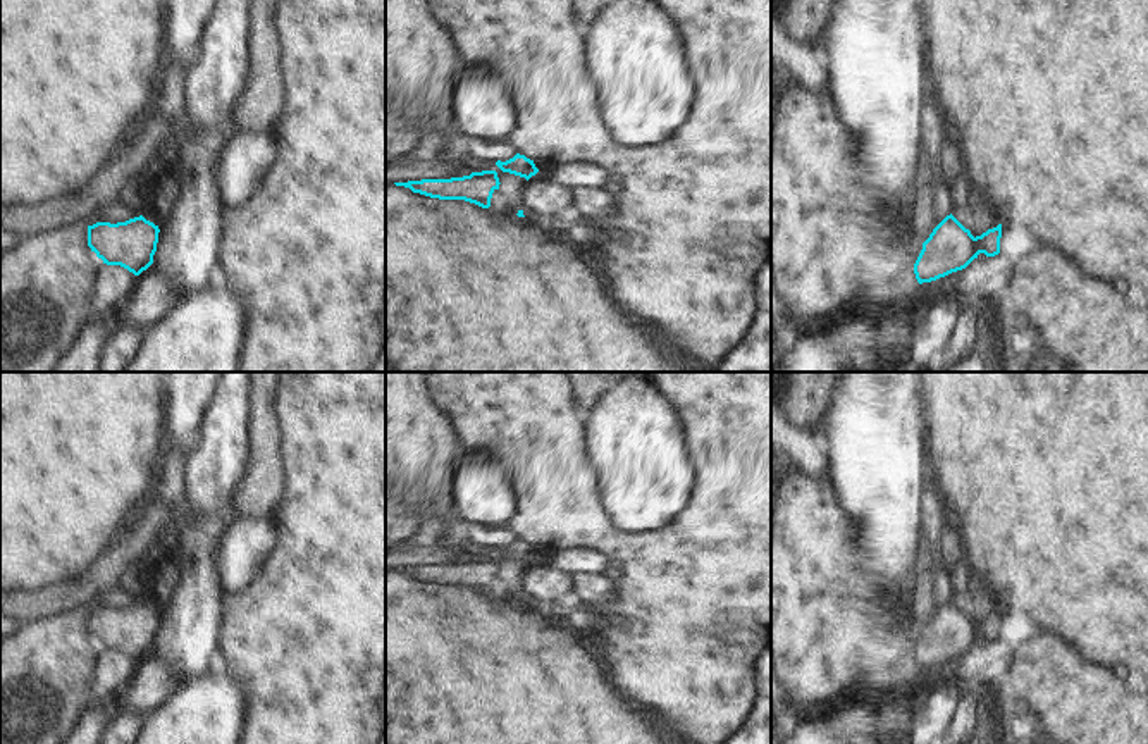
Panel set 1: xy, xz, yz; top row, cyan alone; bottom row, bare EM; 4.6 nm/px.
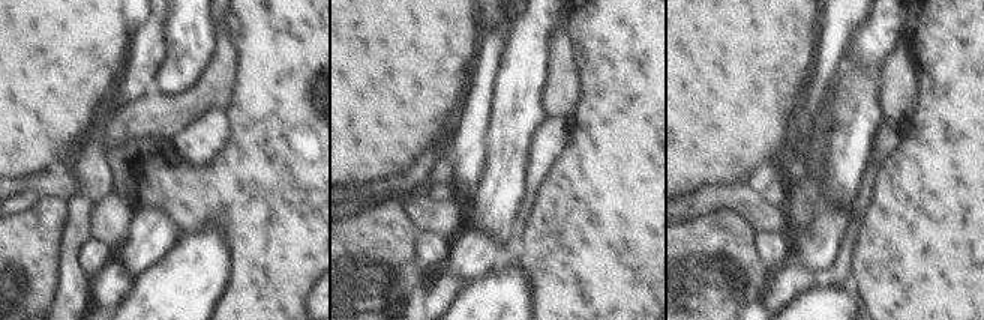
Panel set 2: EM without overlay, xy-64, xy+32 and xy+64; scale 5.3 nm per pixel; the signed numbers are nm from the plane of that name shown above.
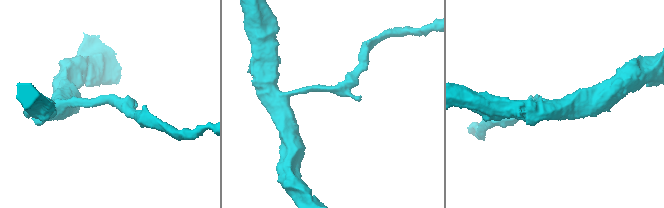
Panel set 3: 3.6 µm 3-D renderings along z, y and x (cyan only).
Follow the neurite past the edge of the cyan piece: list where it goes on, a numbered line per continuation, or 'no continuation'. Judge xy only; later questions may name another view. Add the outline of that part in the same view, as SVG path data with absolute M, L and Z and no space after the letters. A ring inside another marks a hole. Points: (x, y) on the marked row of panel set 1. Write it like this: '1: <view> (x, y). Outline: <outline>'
no continuation

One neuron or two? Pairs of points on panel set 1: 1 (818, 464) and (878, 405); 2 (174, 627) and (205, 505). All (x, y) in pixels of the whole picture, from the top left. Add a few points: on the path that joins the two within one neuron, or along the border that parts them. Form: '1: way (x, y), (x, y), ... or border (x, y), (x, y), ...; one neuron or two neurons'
1: border (820, 434), (825, 445), (828, 472); two neurons
2: way (197, 596), (200, 536); one neuron

